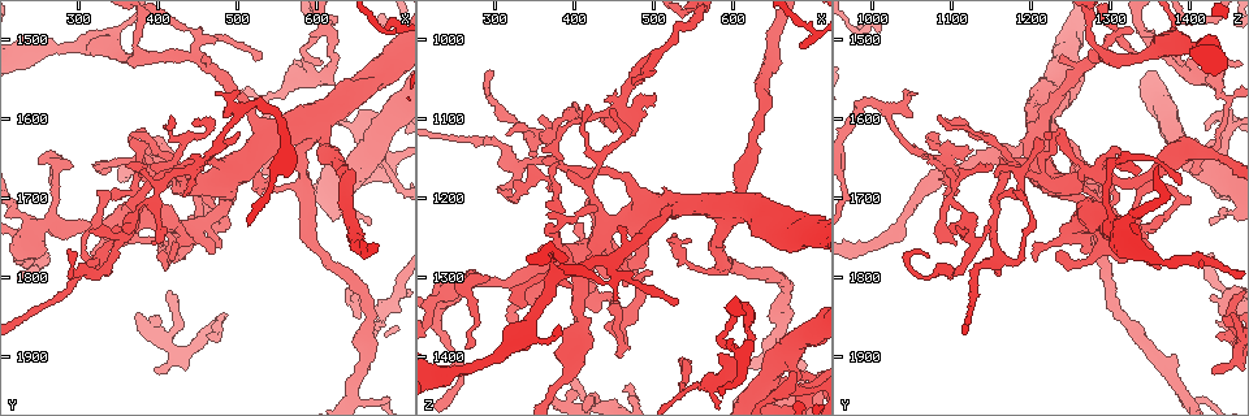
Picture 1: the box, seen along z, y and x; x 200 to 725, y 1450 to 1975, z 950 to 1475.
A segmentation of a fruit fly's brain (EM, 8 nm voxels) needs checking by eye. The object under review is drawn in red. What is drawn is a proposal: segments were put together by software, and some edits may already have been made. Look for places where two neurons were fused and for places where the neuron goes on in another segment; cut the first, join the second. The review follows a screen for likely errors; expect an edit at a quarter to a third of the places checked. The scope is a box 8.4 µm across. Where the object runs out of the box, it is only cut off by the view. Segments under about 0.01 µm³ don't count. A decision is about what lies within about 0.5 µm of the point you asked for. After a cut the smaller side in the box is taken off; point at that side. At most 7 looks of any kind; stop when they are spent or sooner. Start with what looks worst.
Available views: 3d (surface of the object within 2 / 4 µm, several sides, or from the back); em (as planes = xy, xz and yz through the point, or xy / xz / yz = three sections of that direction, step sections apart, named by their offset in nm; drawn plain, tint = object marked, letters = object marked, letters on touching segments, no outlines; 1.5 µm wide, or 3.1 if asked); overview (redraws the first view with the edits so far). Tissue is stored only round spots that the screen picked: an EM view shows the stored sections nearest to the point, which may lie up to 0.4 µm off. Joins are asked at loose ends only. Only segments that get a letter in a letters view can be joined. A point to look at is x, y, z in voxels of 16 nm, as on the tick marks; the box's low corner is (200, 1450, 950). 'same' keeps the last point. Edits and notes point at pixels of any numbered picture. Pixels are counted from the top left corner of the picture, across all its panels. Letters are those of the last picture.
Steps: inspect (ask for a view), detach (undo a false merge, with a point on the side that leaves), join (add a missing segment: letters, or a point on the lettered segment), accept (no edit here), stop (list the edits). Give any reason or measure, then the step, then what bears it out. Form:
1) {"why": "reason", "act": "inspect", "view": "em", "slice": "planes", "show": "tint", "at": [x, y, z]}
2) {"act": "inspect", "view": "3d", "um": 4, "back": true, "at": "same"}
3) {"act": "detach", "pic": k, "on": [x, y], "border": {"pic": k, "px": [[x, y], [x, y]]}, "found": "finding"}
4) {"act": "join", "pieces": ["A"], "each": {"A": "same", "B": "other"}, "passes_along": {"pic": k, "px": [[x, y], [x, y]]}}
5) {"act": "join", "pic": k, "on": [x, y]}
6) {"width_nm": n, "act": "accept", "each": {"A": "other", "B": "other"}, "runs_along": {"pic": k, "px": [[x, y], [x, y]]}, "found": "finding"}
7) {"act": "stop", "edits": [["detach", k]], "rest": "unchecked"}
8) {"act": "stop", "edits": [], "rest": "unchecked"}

{"why": "thin neck", "act": "inspect", "view": "3d", "um": 2, "at": [325, 1710, 1195]}

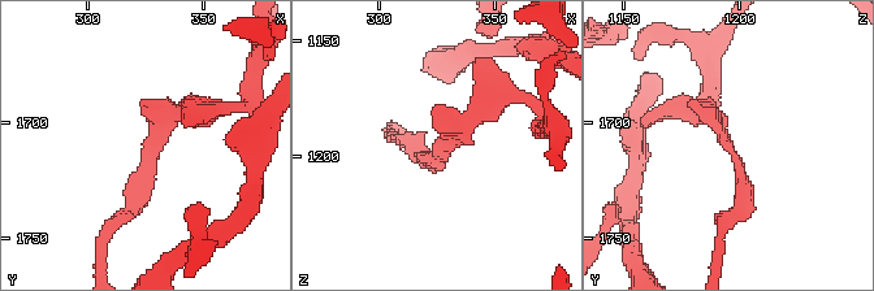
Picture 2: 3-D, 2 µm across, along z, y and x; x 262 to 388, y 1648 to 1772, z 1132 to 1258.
{"why": "need the tissue", "act": "inspect", "view": "em", "slice": "xy", "step": 4, "show": "tint", "at": [325, 1713, 1194]}

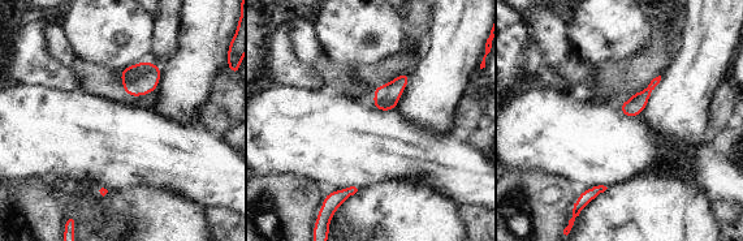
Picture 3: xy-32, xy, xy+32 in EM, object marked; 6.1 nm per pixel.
{"act": "inspect", "view": "em", "slice": "planes", "show": "letters", "at": "same"}

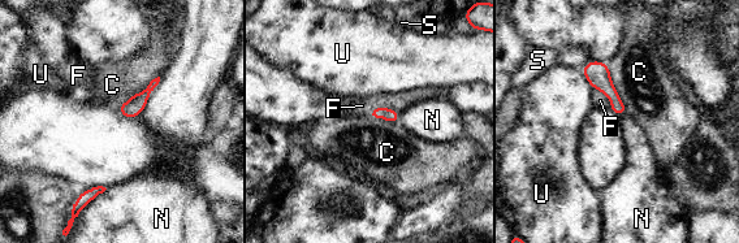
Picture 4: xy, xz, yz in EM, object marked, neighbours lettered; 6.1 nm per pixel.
{"act": "accept", "each": {"C": "other", "F": "other", "N": "other", "S": "other", "U": "other"}, "border": {"pic": 4, "px": [[608, 63], [610, 82], [627, 112]]}, "found": "continuous, no second neuron"}

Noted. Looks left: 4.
{"why": "side arm on a straight run", "act": "inspect", "view": "3d", "um": 2, "back": true, "at": [390, 1705, 1100]}

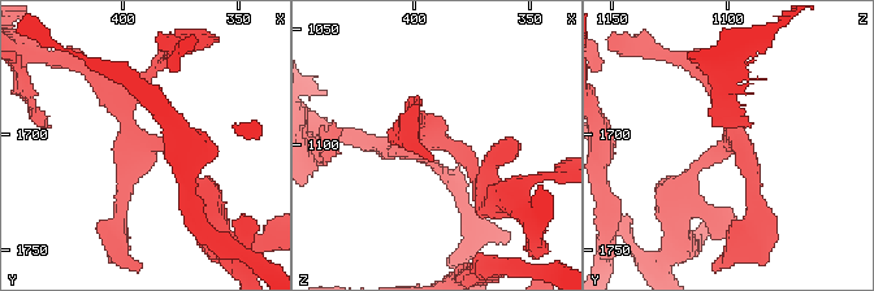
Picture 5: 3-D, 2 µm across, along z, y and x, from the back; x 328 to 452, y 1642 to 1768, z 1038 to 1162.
{"arms": 3, "why": "need the tissue", "act": "inspect", "view": "em", "slice": "planes", "show": "tint", "at": [388, 1704, 1099]}

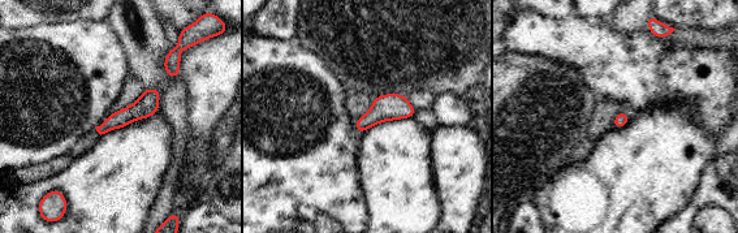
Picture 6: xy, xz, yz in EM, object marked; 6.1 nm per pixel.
{"act": "inspect", "view": "em", "slice": "planes", "show": "letters", "at": "same"}

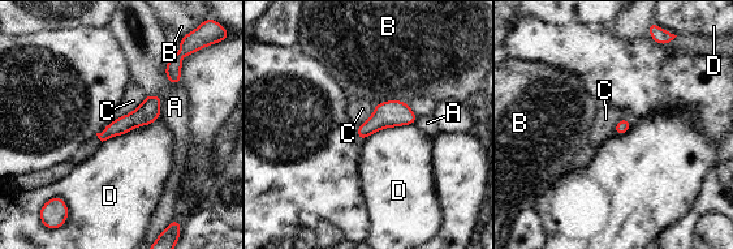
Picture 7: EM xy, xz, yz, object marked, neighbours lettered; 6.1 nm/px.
{"act": "accept", "each": {"A": "other", "B": "other", "C": "other", "D": "other"}, "border": {"pic": 7, "px": [[159, 117], [102, 142]]}, "found": "continuous, no second neuron"}

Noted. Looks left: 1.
{"act": "stop", "edits": [], "rest": "unchecked"}

